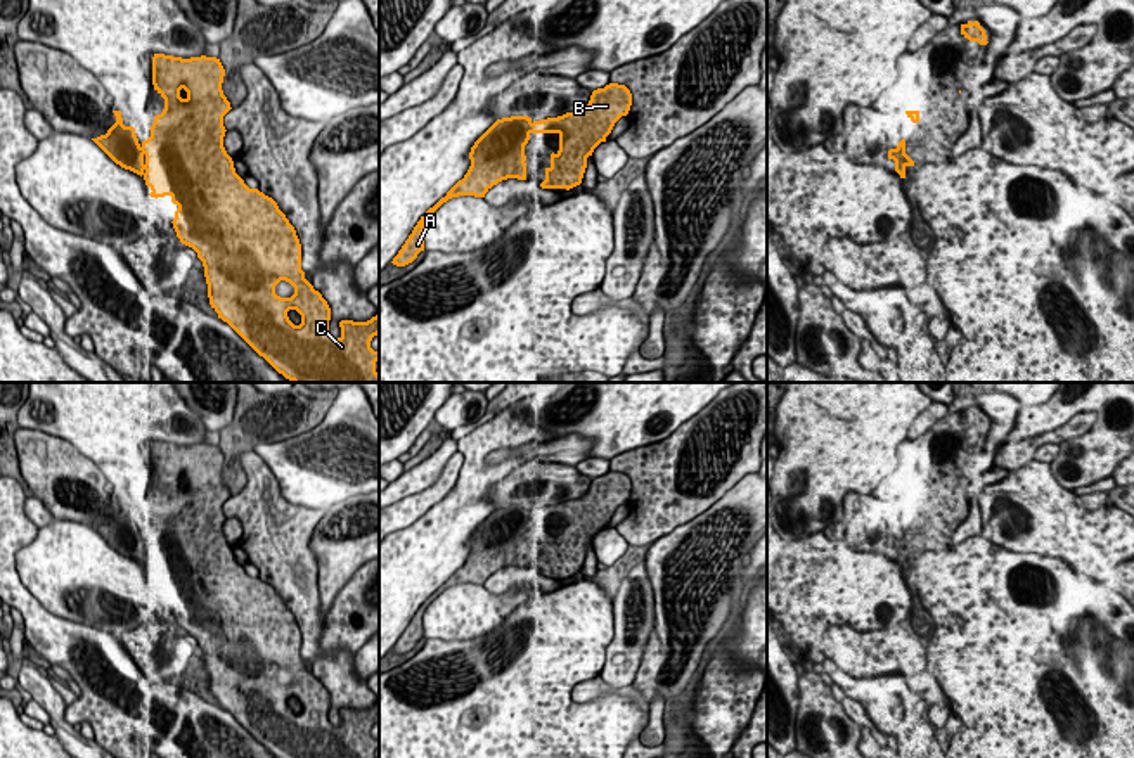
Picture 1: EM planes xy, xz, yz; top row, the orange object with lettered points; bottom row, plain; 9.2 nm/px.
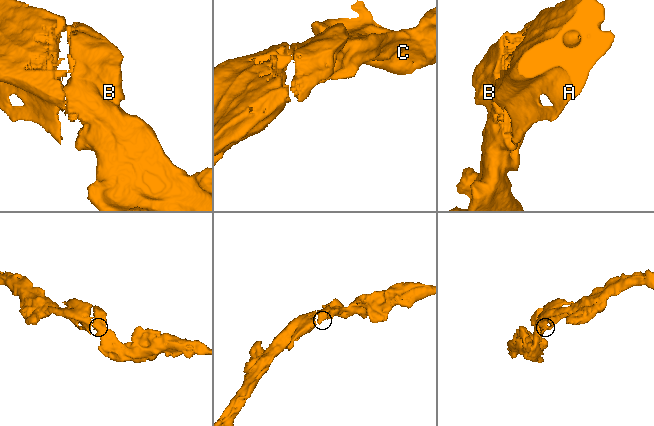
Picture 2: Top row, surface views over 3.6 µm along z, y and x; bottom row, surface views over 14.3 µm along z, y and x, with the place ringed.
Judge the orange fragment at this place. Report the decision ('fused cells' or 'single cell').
single cell

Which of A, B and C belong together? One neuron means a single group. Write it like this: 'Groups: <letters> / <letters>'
Groups: A B C

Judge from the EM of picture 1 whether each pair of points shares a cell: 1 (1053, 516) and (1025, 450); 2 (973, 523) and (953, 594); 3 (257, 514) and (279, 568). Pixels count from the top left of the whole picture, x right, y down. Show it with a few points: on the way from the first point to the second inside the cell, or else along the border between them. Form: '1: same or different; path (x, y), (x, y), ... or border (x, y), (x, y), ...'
1: different; border (1030, 459), (1008, 473)
2: different; border (980, 533), (953, 546)
3: same; path (270, 528), (276, 533), (279, 554)

